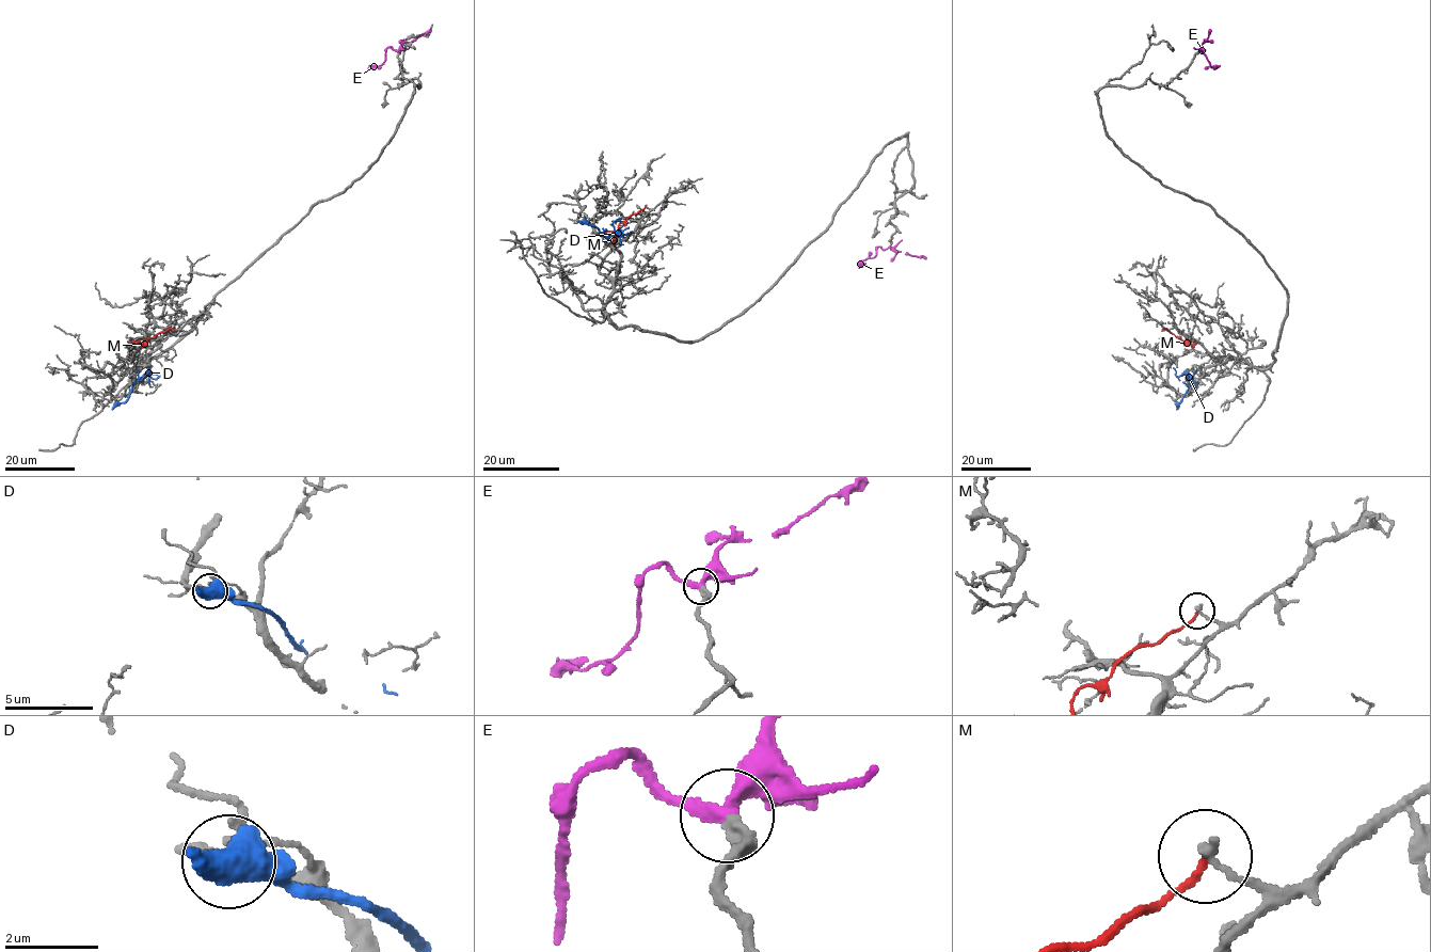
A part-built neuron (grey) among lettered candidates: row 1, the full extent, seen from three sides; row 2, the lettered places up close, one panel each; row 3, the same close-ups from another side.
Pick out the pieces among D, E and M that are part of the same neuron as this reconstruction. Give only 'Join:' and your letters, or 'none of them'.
Join: E

